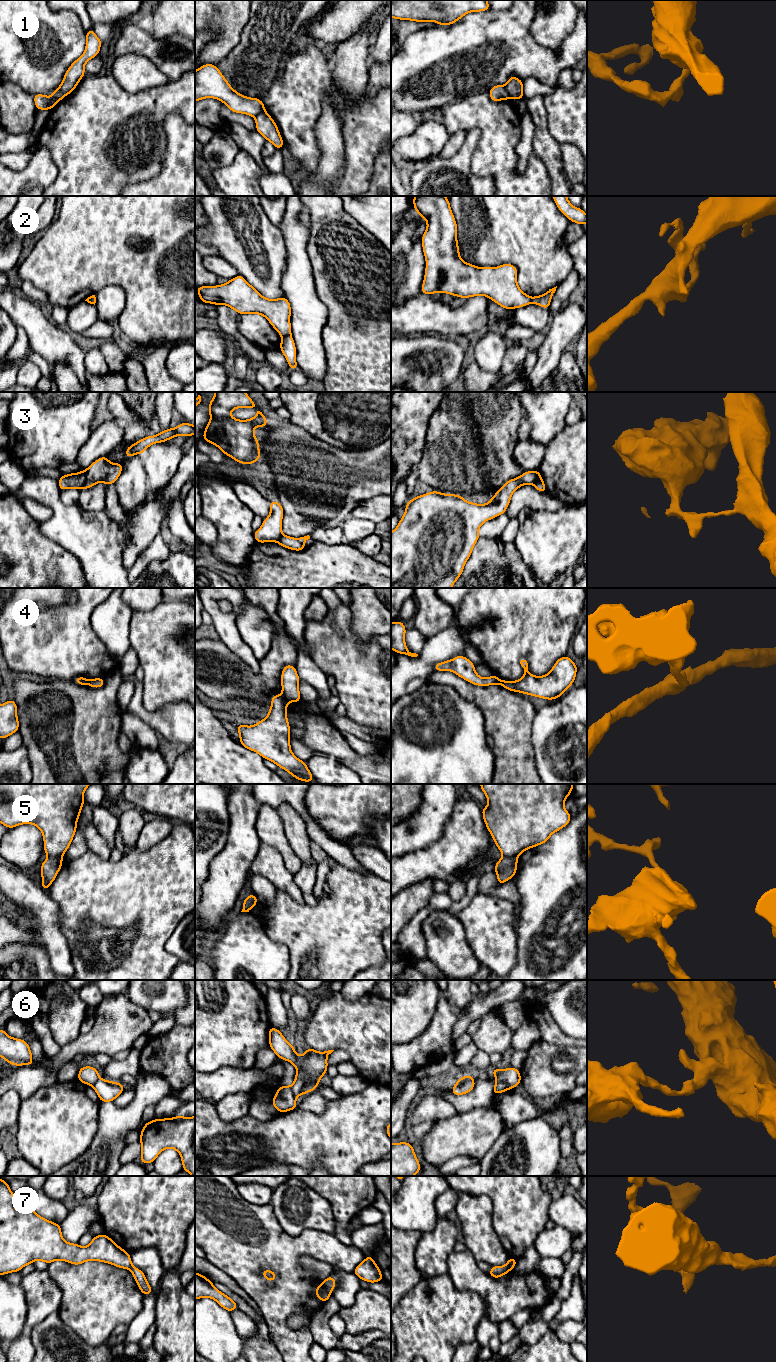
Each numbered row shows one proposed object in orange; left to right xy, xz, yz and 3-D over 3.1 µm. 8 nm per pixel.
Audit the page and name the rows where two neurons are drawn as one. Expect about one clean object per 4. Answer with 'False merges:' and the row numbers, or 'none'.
False merges: 1, 2, 3, 4, 5, 6, 7

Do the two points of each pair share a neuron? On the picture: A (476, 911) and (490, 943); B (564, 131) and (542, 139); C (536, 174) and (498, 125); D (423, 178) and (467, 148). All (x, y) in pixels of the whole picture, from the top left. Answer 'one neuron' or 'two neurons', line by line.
A: one neuron
B: two neurons
C: one neuron
D: one neuron

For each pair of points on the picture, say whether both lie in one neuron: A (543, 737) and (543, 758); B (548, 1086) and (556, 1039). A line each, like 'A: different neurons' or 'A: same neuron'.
A: same neuron
B: different neurons

